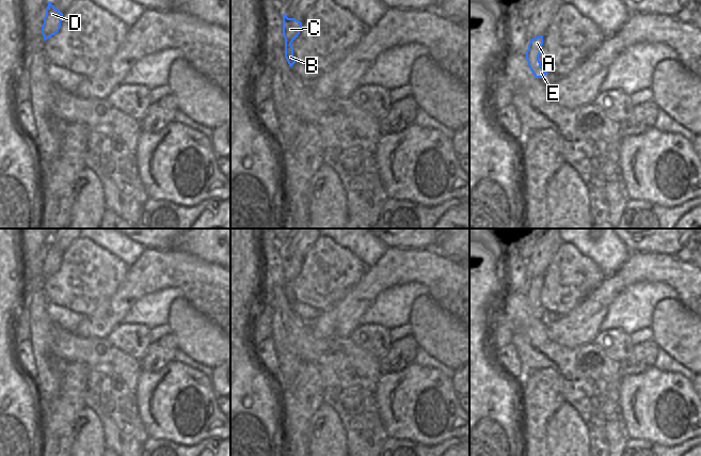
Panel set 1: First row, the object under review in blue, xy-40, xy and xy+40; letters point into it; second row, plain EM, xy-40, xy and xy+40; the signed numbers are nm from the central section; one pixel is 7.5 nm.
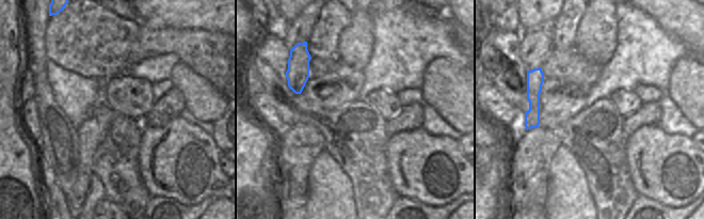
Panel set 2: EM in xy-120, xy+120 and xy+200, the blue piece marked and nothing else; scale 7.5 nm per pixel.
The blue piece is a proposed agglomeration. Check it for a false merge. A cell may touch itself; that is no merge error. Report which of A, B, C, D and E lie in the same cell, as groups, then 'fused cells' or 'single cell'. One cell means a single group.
A B C D E; single cell

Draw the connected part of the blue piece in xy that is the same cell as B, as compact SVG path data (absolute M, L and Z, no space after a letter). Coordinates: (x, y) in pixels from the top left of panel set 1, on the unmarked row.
M285 252L283 253L283 276L285 278L285 297L291 306L296 299L293 297L293 286L291 282L298 277L300 273L300 269L302 267L302 262L294 258L288 257Z

